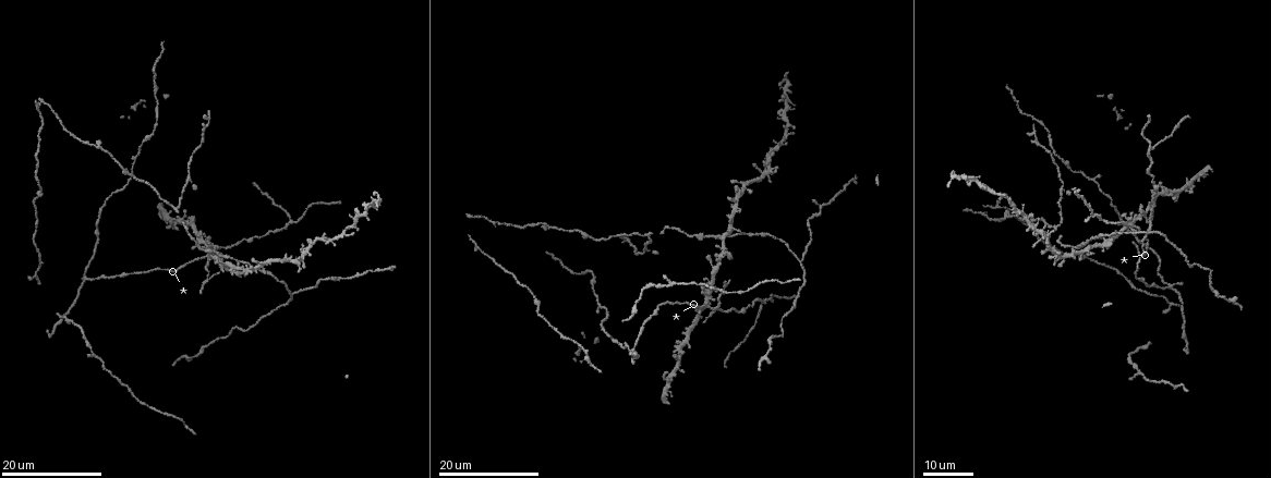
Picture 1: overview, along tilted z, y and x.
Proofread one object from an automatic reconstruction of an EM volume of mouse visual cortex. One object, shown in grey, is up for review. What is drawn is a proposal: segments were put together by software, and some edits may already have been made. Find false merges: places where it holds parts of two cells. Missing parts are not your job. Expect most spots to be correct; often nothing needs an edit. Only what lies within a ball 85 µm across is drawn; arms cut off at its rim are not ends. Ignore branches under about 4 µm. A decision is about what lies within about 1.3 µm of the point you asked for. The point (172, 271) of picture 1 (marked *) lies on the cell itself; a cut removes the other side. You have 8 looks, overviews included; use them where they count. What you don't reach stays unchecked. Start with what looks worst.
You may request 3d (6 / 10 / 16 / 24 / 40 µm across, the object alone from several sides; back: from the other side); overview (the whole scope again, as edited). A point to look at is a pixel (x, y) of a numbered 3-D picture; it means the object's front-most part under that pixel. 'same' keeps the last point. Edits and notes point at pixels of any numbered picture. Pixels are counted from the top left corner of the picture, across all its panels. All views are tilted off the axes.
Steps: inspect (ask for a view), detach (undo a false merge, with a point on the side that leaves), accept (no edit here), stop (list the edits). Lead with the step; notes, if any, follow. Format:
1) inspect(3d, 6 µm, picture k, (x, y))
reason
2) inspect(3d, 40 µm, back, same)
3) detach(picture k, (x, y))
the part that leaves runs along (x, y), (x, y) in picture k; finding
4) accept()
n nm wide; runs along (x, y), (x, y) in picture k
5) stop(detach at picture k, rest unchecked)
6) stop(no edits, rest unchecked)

inspect(3d, 16 µm, picture 1, (1173, 287))
four arms meet

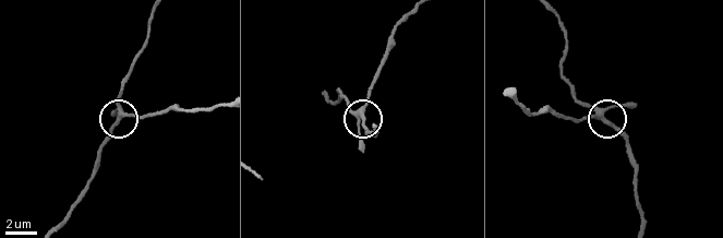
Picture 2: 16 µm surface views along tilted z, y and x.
inspect(3d, 10 µm, picture 2, (119, 116))

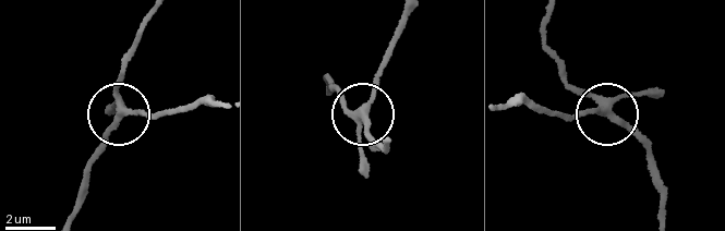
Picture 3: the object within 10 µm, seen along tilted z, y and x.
accept()
4 arms; runs along (219, 100), (165, 114), (121, 114), (118, 87), (133, 46) in picture 3; continuous, no second cell

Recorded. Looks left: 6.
inspect(3d, 16 µm, picture 1, (1139, 233))
two arms in line, one across

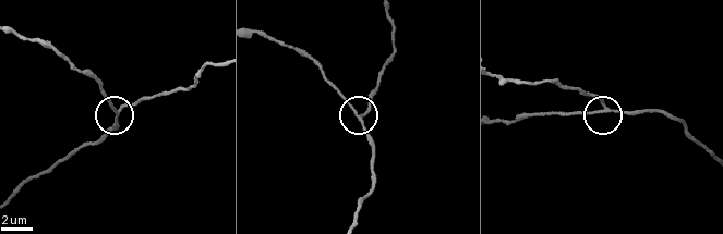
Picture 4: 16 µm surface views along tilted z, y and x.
inspect(3d, 6 µm, picture 4, (358, 119))

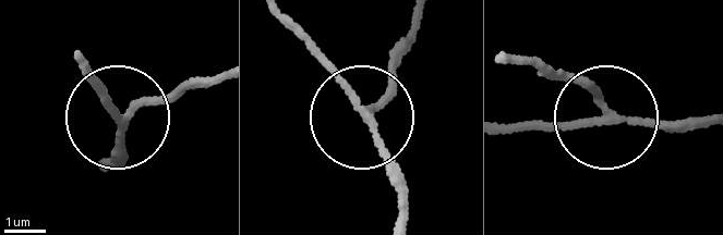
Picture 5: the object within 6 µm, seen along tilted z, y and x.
inspect(3d, 6 µm, back, picture 5, (368, 117))
other side

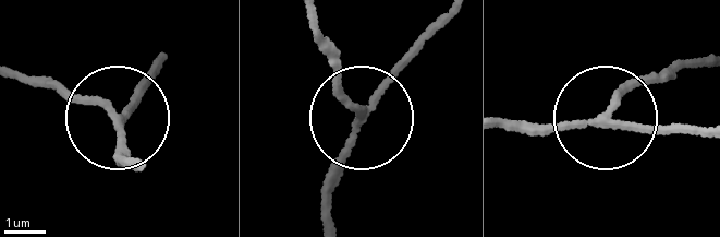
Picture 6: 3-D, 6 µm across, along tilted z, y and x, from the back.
accept()
runs along (157, 59), (114, 117), (22, 81) in picture 6; one cell here

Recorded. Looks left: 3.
inspect(3d, 24 µm, picture 1, (648, 233))
branch point

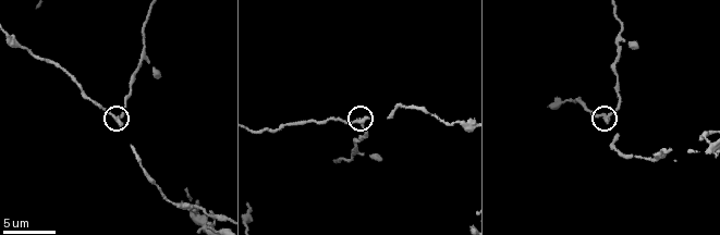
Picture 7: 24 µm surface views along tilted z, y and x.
inspect(3d, 10 µm, picture 7, (609, 115))

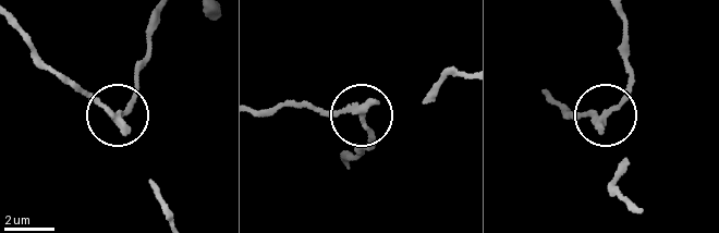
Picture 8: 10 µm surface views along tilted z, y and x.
inspect(3d, 10 µm, back, picture 8, (605, 115))

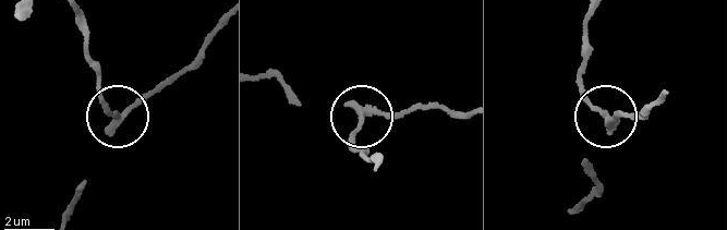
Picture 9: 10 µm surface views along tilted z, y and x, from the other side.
detach(picture 9, (143, 98))
210 nm wide; the part that leaves runs along (118, 121), (183, 74), (216, 33) in picture 9; a second cell is stuck on

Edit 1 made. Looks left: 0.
stop(detach at picture 9, rest unchecked)

